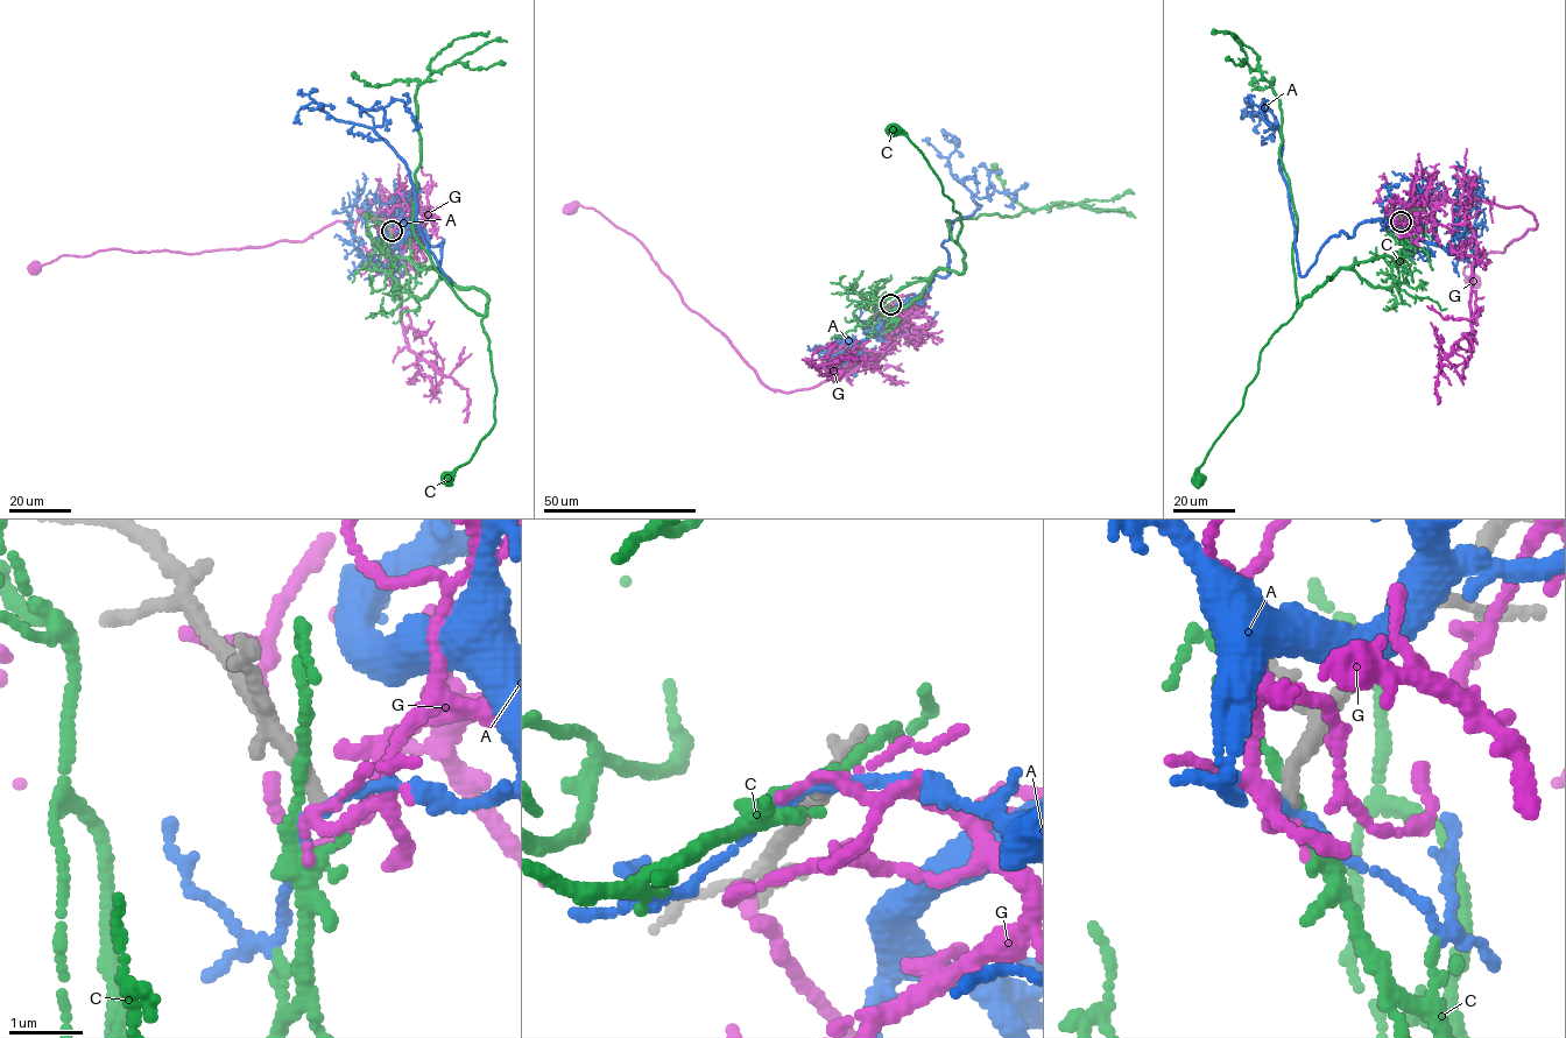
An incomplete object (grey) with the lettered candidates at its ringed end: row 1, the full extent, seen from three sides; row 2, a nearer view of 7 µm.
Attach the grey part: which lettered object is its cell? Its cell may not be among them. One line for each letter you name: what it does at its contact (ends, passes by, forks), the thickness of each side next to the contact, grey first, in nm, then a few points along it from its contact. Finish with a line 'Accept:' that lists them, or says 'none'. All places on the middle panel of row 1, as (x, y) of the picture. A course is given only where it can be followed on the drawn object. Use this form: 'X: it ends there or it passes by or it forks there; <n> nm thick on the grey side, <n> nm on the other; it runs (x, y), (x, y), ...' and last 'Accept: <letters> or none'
Accept: none

